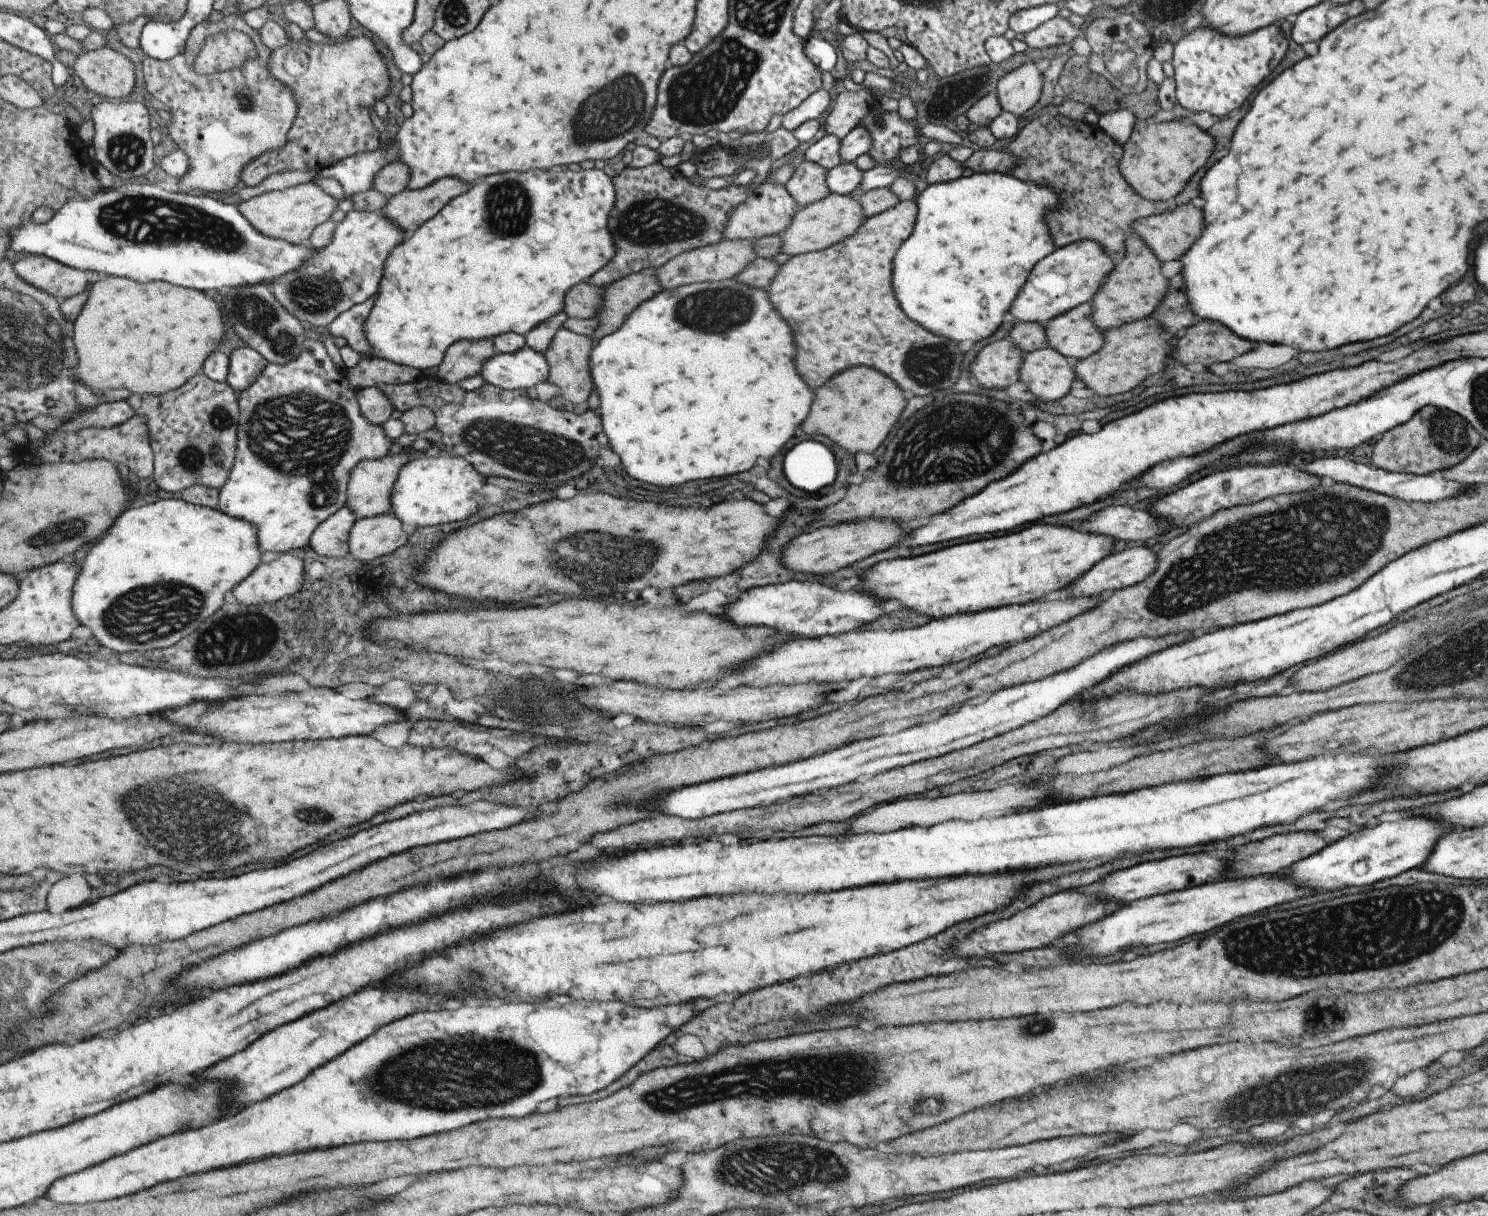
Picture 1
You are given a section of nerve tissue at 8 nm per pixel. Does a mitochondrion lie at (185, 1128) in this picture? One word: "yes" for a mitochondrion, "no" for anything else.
no

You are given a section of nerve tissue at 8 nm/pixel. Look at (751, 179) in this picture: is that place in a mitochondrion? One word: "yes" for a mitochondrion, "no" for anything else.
no

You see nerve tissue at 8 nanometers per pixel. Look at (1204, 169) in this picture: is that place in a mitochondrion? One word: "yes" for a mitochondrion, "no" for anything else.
no

